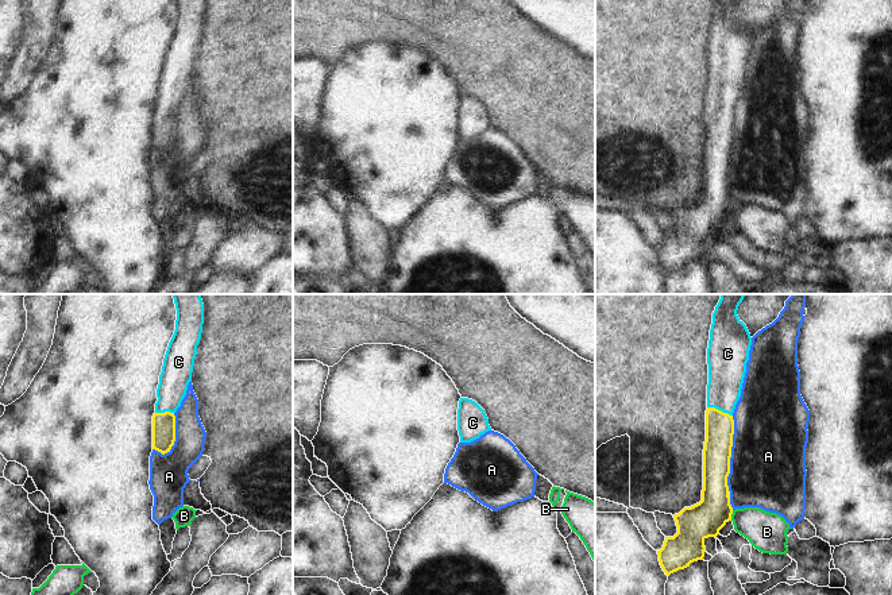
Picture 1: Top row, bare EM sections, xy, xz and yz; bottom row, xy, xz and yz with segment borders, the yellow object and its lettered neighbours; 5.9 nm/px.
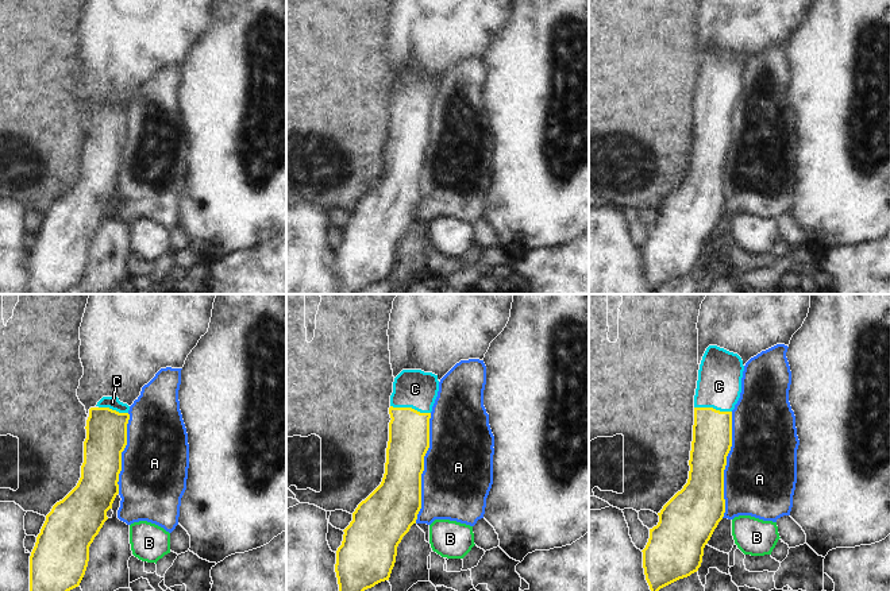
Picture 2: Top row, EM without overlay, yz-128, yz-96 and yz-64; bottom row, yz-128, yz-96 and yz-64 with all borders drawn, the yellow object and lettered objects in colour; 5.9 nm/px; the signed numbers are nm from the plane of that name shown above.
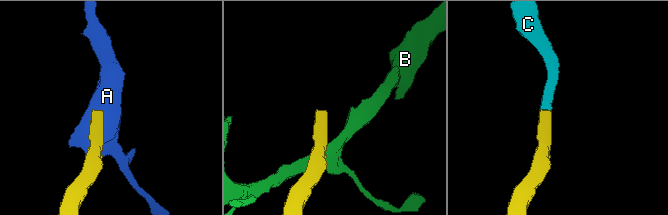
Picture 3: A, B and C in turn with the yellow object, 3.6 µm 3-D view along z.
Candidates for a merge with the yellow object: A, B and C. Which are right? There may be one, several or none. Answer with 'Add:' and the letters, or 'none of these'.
Add: C

